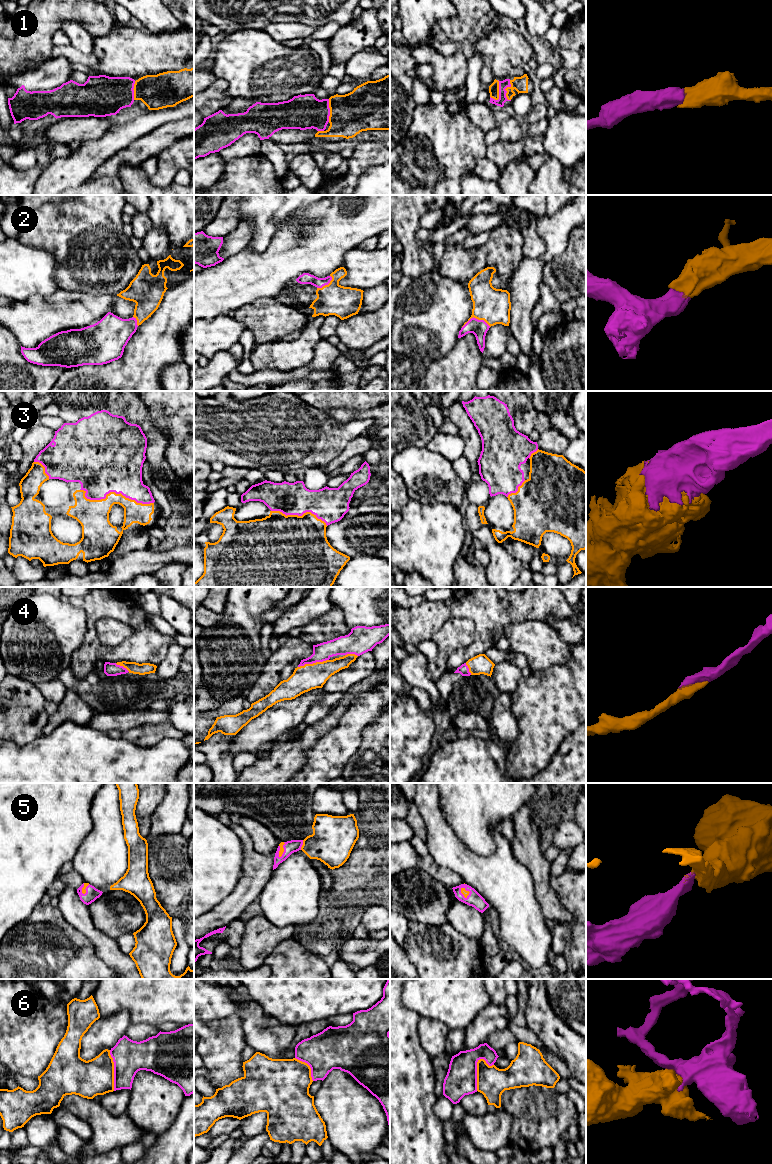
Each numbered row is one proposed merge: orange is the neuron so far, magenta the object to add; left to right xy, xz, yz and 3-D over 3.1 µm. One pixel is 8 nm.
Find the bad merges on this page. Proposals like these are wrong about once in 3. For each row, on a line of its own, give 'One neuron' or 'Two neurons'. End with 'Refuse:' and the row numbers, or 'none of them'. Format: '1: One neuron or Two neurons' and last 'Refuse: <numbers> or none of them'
1: One neuron
2: One neuron
3: One neuron
4: One neuron
5: One neuron
6: Two neurons
Refuse: 6

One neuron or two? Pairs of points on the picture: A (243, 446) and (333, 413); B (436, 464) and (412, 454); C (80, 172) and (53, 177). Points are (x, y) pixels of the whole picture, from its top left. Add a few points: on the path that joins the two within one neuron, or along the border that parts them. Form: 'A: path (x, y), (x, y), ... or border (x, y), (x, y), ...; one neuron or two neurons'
A: border (324, 411), (336, 422), (345, 424), (351, 420); two neurons
B: path (430, 464), (422, 464), (418, 460); one neuron
C: path (73, 172), (60, 174); one neuron

